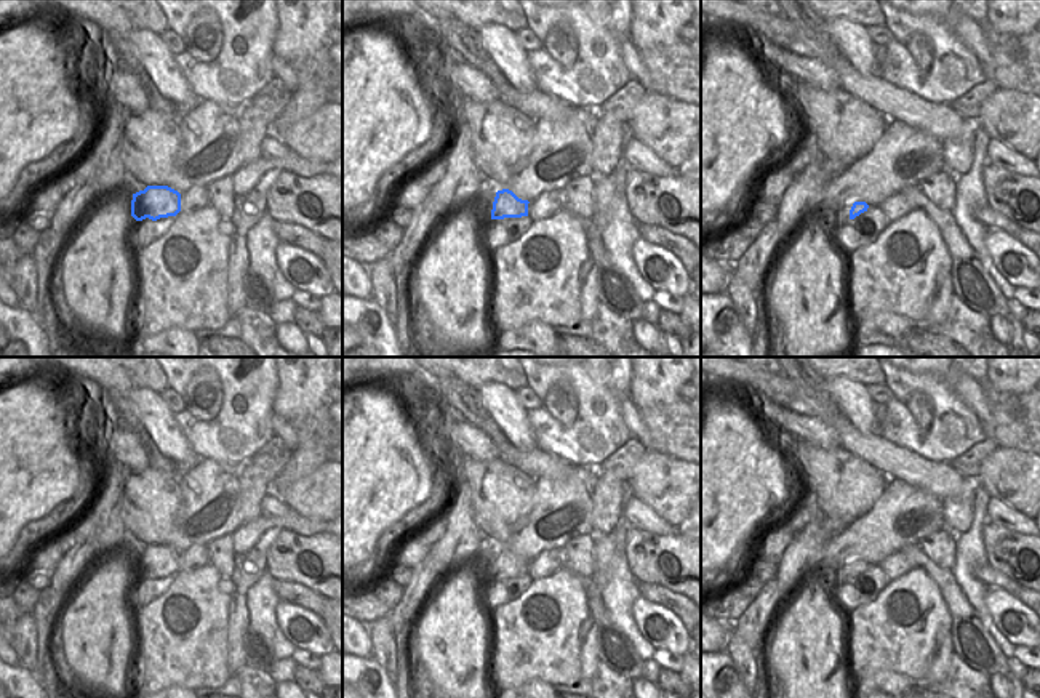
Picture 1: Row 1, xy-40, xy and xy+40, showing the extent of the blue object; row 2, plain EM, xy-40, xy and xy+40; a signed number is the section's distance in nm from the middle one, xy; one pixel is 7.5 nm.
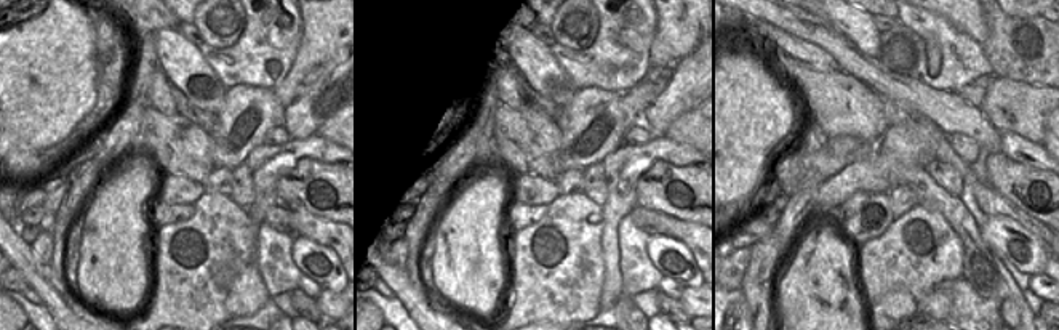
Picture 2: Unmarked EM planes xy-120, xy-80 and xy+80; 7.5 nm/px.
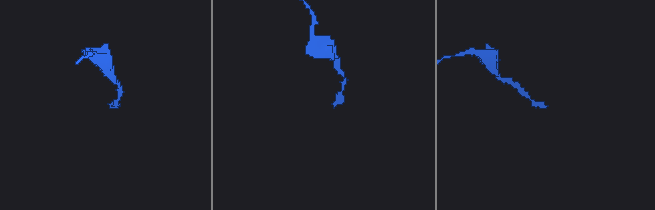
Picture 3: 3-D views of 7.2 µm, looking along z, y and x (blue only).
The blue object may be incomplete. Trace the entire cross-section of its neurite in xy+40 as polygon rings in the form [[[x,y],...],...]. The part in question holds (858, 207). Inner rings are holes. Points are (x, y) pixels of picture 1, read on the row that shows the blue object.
[[[854,202],[854,203],[845,203],[842,207],[837,207],[829,216],[824,218],[824,224],[827,227],[834,224],[846,224],[861,213],[867,211],[869,205],[866,202]]]

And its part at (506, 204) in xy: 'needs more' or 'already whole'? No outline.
needs more

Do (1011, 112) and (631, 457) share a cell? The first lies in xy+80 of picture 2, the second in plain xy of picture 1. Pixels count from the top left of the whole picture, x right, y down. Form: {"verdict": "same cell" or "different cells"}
{"verdict": "different cells"}

